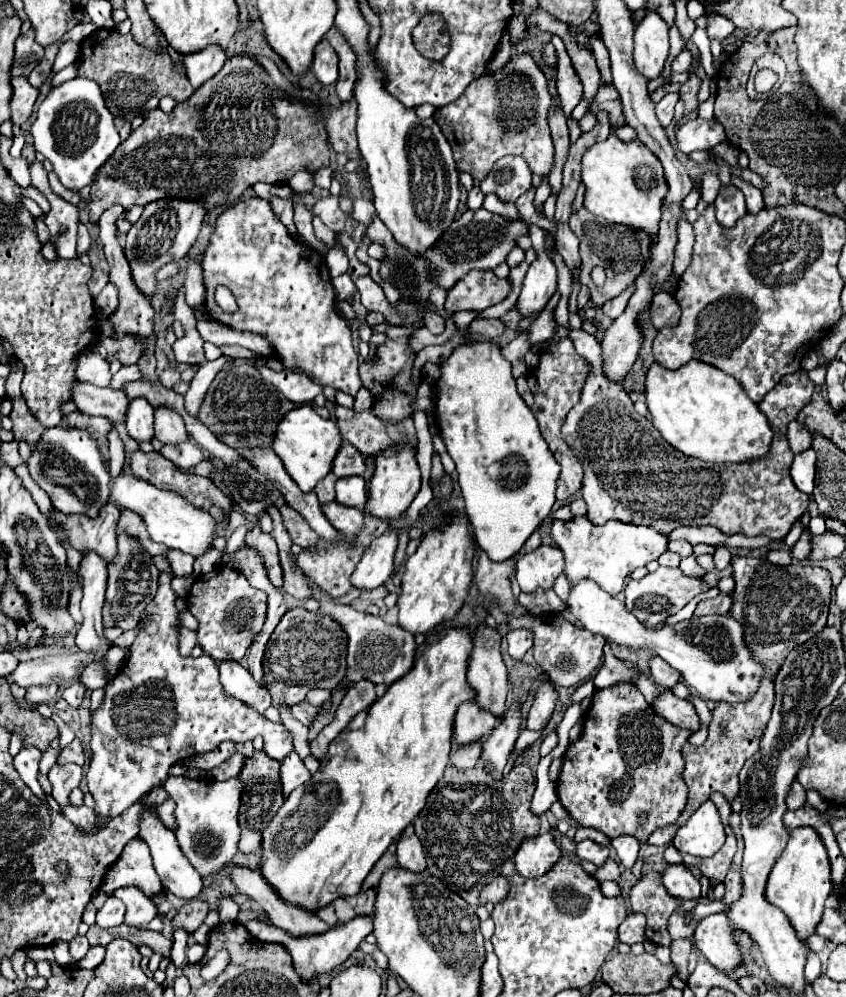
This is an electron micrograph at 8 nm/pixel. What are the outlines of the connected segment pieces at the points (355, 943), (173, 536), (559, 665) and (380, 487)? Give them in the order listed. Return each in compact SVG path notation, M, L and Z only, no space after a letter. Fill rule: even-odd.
M357 917L353 921L349 921L347 925L335 925L331 927L327 933L321 933L321 935L309 935L309 937L291 937L289 933L277 929L275 925L263 925L259 921L251 921L247 925L249 933L259 939L259 941L265 941L265 943L281 943L293 957L293 967L297 971L297 975L305 981L309 979L317 979L321 975L327 975L331 973L335 967L339 967L341 963L345 963L349 959L349 955L359 947L359 943L371 933L373 929L373 919L371 917Z
M121 475L111 483L111 499L115 499L125 509L137 513L145 521L151 539L167 545L169 549L179 549L193 557L201 557L209 549L213 549L213 539L217 535L215 519L207 511L193 507L193 503L173 491L157 489L151 483L145 483L143 479Z
M525 613L523 617L511 617L509 629L519 629L519 627L527 627L533 631L533 635L535 635L535 643L533 643L535 661L543 669L543 673L549 675L549 679L559 687L577 687L583 681L591 679L593 671L597 671L597 667L603 659L605 639L601 635L593 635L591 631L587 631L583 627L575 627L567 619L563 619L561 615L555 615L551 619L549 617L545 617L545 619L535 617L531 613Z
M399 447L389 459L389 449L387 449L385 453L381 453L377 457L377 467L375 467L375 473L369 481L367 503L363 509L367 513L371 513L373 517L383 519L383 521L397 519L407 511L407 507L415 499L419 487L421 487L421 471L419 471L419 465L415 461L415 451L409 447Z

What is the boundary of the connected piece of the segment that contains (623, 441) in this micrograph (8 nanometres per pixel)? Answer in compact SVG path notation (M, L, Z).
M546 233L547 252L557 268L557 290L561 294L555 321L569 331L569 339L573 339L577 353L591 363L591 375L583 387L581 401L569 411L561 429L563 439L585 471L581 493L587 503L589 521L603 525L615 519L621 523L649 525L663 535L669 535L681 525L713 525L725 535L743 533L747 537L765 535L773 541L783 539L809 505L809 497L797 491L789 479L793 453L787 443L787 425L809 403L815 389L807 371L799 369L785 375L759 403L775 431L771 451L763 459L741 465L721 465L683 455L661 437L647 417L633 409L621 383L605 379L599 341L585 331L573 331L569 327L567 307L572 292L572 274L554 247L553 234Z

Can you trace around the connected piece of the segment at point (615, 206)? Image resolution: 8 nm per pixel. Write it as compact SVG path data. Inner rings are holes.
M609 135L605 141L591 145L581 159L581 183L585 185L583 207L593 215L611 223L645 229L653 241L657 239L661 201L667 193L667 183L659 159L639 139L627 143Z

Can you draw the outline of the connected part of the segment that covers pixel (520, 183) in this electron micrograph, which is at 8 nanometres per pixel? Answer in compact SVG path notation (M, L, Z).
M509 155L505 159L499 159L493 165L493 171L489 171L487 179L481 181L479 189L489 195L495 193L501 201L511 201L515 203L519 195L529 191L531 187L531 173L529 165L525 163L523 157Z

